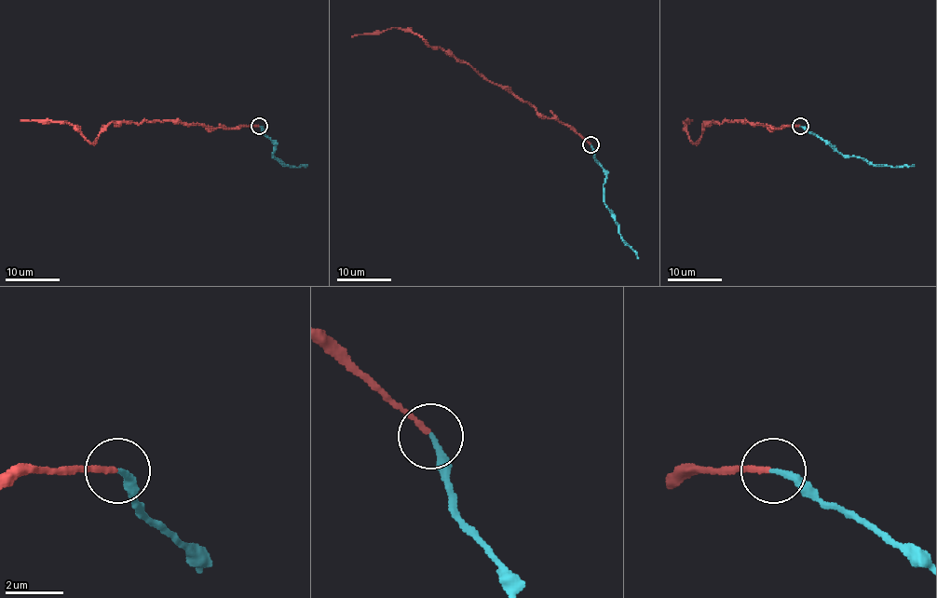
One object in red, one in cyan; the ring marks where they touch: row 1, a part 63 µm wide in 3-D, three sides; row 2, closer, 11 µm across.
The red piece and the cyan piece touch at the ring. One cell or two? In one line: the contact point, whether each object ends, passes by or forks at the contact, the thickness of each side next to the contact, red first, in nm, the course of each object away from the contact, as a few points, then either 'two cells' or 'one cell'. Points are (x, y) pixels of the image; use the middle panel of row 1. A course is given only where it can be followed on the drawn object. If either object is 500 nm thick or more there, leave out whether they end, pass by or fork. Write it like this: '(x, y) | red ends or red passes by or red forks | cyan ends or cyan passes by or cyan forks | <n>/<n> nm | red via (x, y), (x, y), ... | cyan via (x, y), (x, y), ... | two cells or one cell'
(590, 144) | red ends | cyan ends | 190/200 nm | red via (590, 144), (569, 127), (543, 117), (501, 86), (486, 80), (468, 64), (403, 29), (352, 37) | cyan via (590, 144), (596, 162), (605, 175), (604, 204), (620, 238), (638, 258) | two cells

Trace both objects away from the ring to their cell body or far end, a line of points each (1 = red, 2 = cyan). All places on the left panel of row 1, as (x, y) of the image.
1: (260, 127), (212, 128), (169, 121), (112, 122), (89, 142), (65, 122), (20, 119)
2: (260, 127), (275, 144), (272, 154), (281, 164), (290, 167), (307, 164)

